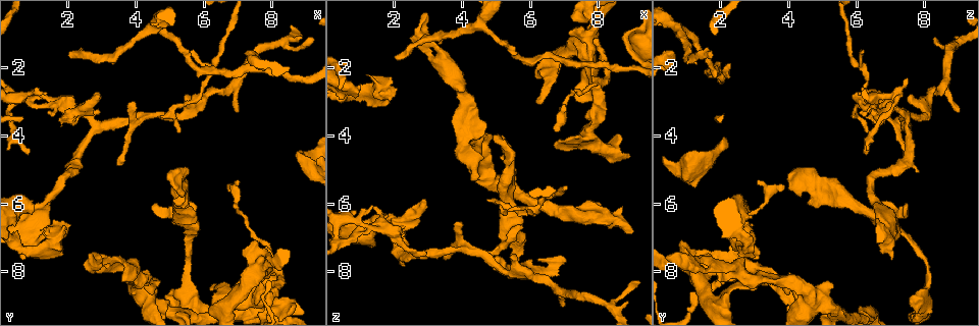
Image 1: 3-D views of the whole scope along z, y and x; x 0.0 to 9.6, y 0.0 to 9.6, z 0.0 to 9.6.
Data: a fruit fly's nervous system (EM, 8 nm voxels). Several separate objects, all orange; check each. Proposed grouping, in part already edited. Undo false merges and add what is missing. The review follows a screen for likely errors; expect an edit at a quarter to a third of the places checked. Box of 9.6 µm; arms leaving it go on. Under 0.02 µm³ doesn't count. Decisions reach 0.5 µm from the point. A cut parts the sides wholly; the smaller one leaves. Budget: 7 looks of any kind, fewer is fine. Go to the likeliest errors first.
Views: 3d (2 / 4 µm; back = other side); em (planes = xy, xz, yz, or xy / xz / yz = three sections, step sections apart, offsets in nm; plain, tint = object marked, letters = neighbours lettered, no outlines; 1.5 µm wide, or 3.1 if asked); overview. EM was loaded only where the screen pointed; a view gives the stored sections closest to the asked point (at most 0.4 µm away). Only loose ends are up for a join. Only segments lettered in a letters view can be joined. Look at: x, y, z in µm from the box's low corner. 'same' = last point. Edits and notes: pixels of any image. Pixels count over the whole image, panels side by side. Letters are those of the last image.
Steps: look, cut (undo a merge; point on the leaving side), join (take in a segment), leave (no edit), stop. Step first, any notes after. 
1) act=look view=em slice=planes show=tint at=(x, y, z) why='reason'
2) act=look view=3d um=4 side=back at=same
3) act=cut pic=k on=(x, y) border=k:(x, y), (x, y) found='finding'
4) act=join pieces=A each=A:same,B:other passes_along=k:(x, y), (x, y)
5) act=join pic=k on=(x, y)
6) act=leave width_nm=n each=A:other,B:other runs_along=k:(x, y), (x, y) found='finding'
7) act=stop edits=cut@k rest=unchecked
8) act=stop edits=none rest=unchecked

act=look view=em slice=xy step=8 show=letters at=(0.90, 6.20, 2.85) why='stops while still wide'

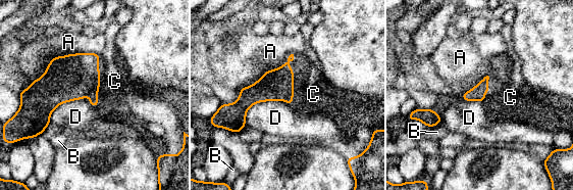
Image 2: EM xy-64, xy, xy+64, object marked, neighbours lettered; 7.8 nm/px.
act=join pieces=C longest_contact=C:420nm each=A:other,B:other,C:same,D:other found='the neuron continues'

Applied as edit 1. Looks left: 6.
act=look view=overview

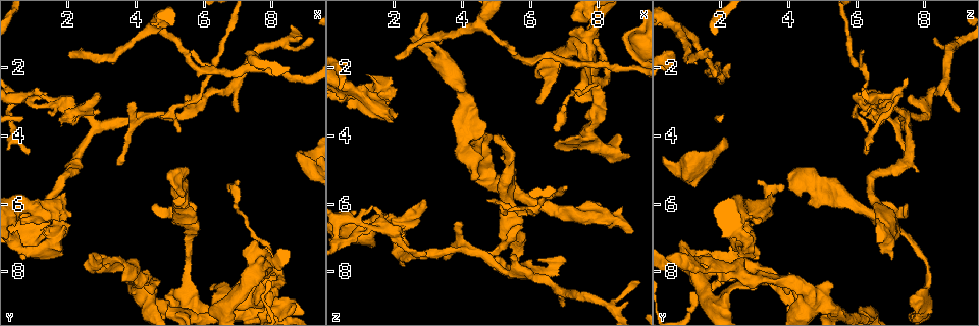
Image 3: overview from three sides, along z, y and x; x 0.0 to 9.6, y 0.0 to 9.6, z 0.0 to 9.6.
act=look view=em slice=yz step=4 show=tint at=(2.00, 3.00, 6.85) why='four or more arms meet'

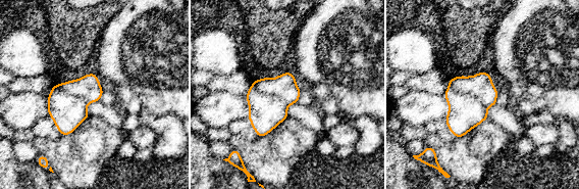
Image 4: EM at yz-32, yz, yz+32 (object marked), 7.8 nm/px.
act=look view=em slice=yz step=4 show=letters at=same why='see the neighbours'

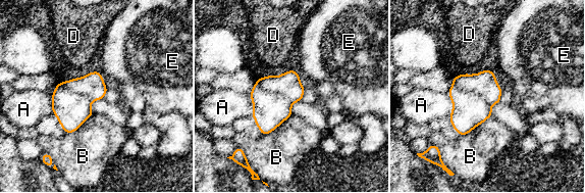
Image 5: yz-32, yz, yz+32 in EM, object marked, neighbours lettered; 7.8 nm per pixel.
act=leave longest_contact=D:340nm each=A:other,B:other,D:other,E:other found='all the same neuron'

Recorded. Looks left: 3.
act=look view=em slice=planes show=letters at=(4.30, 8.45, 5.35) why='free end'

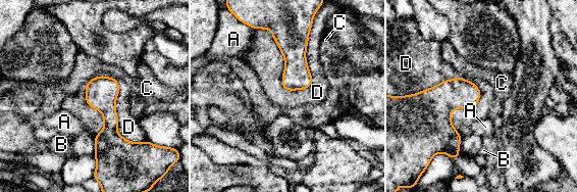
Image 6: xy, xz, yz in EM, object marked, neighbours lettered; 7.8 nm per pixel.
act=leave width_nm=180 longest_contact=D:500nm each=A:other,B:other,C:other,D:other found='no lettered segment goes on from it'

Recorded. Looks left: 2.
act=stop edits=join@2 rest=unchecked

